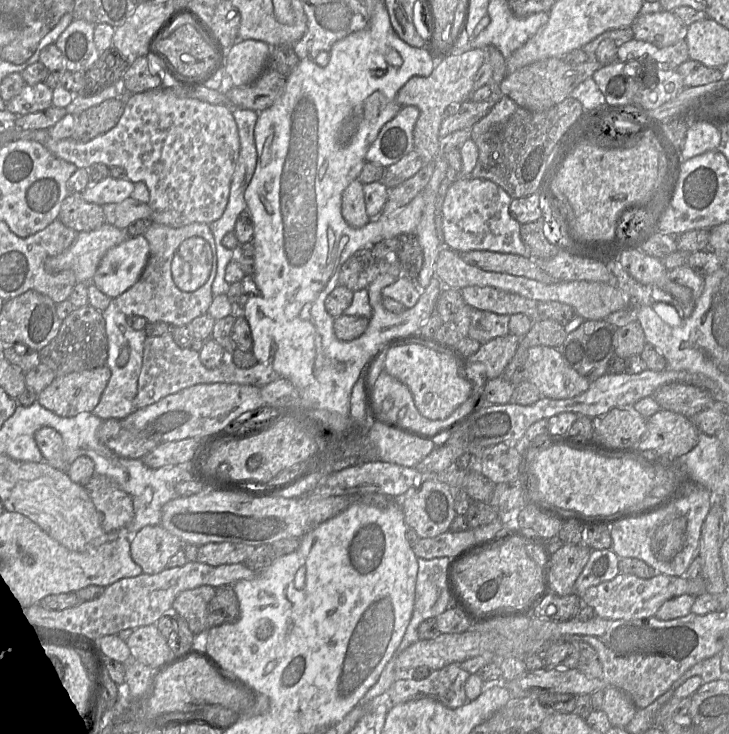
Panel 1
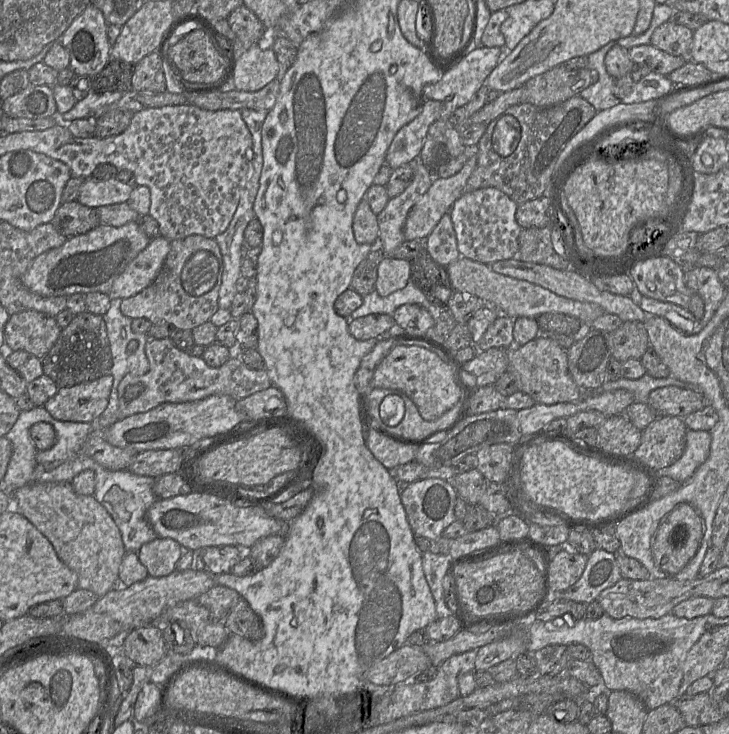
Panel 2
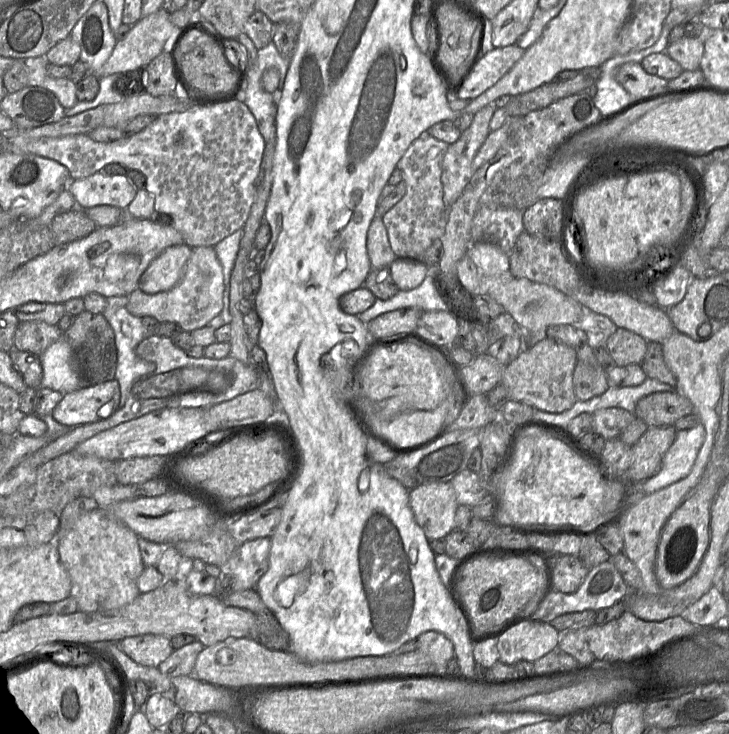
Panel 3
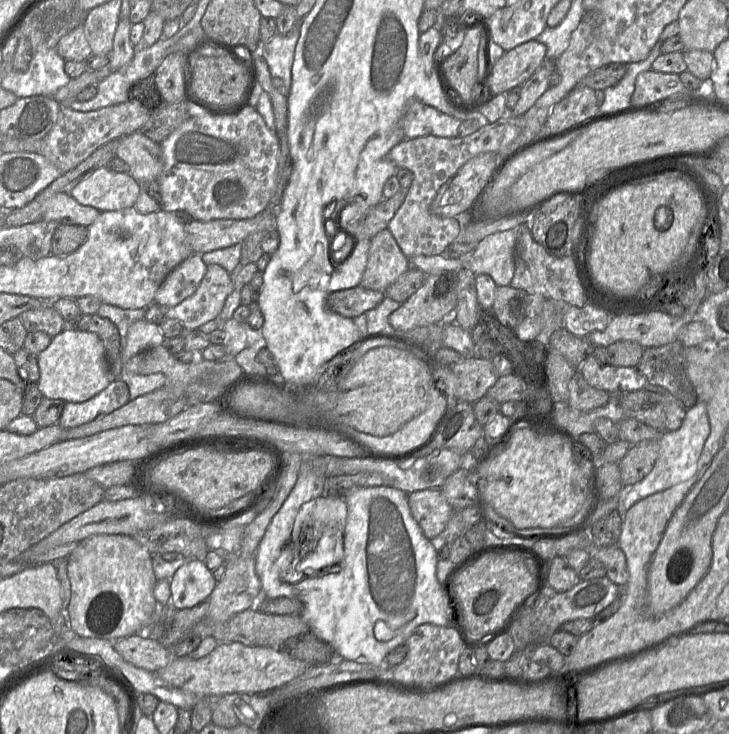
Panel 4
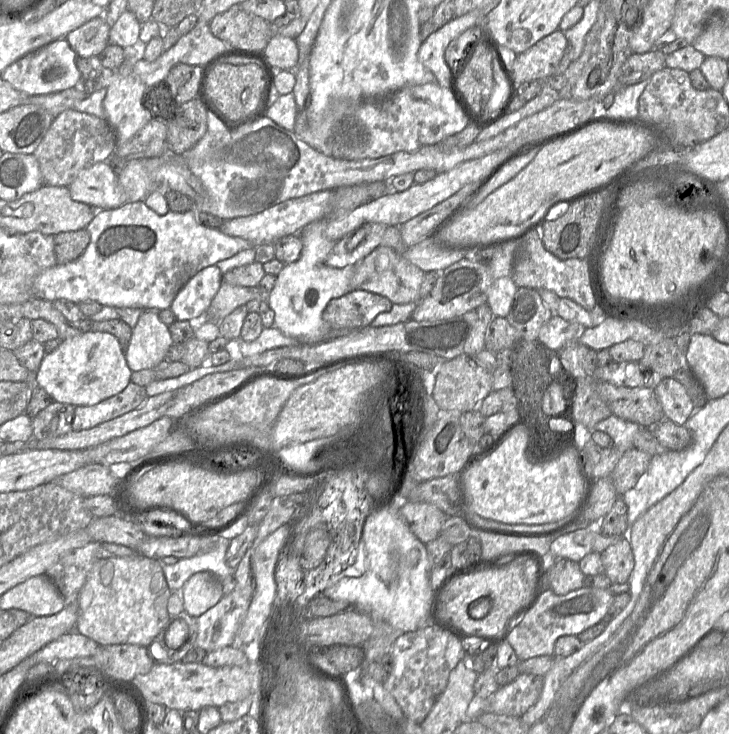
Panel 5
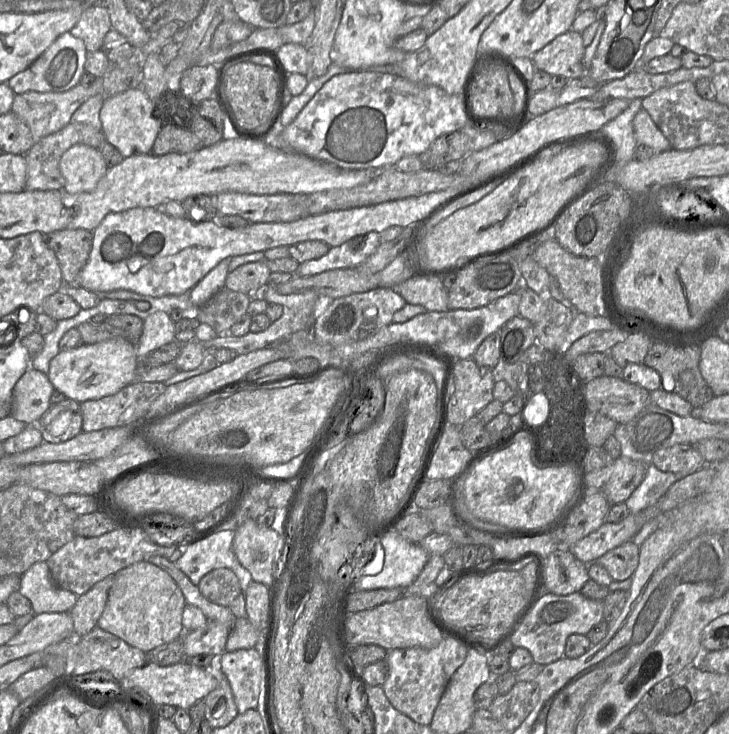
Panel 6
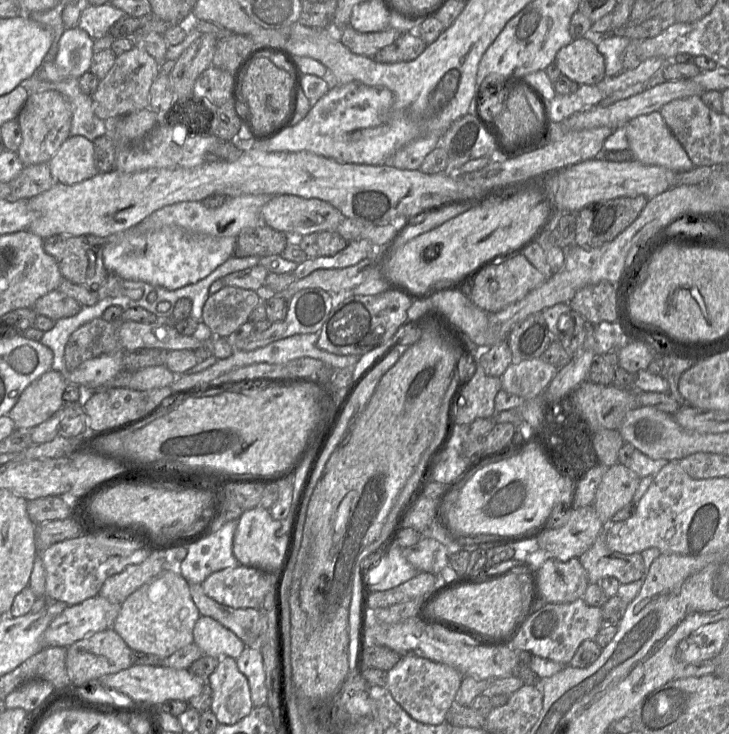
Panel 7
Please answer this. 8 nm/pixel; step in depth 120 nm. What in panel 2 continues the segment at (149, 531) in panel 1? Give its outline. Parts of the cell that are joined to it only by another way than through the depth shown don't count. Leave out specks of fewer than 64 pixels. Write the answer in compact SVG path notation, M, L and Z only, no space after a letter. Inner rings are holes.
M158 537L143 544L137 554L149 576L163 577L172 573L180 557L189 551L174 539Z

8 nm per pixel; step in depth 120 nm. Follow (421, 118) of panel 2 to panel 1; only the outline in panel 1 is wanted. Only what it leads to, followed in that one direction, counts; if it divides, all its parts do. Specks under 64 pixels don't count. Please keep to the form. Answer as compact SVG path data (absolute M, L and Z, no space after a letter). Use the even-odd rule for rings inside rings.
M403 106L379 131L366 153L366 162L386 168L413 151L413 130L418 117L418 108Z

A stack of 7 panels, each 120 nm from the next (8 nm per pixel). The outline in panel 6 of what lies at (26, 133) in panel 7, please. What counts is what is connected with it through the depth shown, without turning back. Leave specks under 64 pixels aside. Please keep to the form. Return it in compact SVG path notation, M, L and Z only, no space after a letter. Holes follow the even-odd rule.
M96 78L90 86L78 84L64 92L27 92L15 95L10 112L13 112L29 127L32 138L37 143L69 124L74 112L89 98L103 94L103 78Z

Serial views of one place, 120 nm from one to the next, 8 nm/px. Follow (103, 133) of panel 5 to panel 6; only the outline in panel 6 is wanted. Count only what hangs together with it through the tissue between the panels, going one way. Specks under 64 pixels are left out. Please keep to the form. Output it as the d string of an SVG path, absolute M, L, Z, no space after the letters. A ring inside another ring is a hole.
M70 122L61 130L42 138L26 154L27 175L25 191L62 191L65 179L59 168L62 155L75 144L86 144L100 150L106 138L102 130L91 125Z

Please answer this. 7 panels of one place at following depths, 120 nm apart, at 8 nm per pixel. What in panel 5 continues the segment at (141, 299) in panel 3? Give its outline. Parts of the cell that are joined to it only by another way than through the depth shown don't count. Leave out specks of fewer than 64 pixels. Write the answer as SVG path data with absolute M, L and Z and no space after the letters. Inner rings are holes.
M222 282L210 307L199 322L220 322L236 308L244 306L248 301L262 301L262 291L257 287L242 287Z

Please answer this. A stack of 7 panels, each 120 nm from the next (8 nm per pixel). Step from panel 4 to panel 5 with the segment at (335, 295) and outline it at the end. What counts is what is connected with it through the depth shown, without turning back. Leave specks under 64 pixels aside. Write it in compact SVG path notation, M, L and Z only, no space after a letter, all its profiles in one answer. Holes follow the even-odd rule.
M352 290L332 299L323 312L323 320L331 330L353 330L371 324L377 315L389 311L393 302L364 290Z

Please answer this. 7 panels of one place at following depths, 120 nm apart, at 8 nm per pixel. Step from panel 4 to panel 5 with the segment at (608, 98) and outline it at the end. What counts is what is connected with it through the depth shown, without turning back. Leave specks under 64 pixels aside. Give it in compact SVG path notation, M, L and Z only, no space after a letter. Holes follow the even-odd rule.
M647 80L615 90L614 101L604 116L634 125L642 123L638 117L638 101L646 86Z

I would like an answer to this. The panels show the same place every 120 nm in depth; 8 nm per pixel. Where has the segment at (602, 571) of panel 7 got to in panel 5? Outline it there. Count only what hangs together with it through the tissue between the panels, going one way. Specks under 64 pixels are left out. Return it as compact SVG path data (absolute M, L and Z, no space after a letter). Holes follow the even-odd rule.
M620 537L602 553L604 572L613 584L628 582L634 568L634 555L629 539Z

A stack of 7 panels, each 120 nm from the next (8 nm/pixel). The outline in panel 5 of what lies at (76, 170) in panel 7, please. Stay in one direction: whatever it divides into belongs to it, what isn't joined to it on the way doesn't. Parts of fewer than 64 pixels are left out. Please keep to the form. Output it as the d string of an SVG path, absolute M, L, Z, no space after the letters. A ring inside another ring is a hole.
M99 162L79 172L68 187L74 201L87 204L94 210L116 209L128 202L127 195L116 175L106 162Z

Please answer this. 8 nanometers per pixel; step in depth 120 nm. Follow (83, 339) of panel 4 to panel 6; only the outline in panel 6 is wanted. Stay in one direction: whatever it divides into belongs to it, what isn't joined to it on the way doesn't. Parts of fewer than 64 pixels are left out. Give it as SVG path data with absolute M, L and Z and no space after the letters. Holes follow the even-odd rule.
M123 337L60 351L50 362L48 378L55 390L79 403L112 395L131 384L139 366L136 346Z

